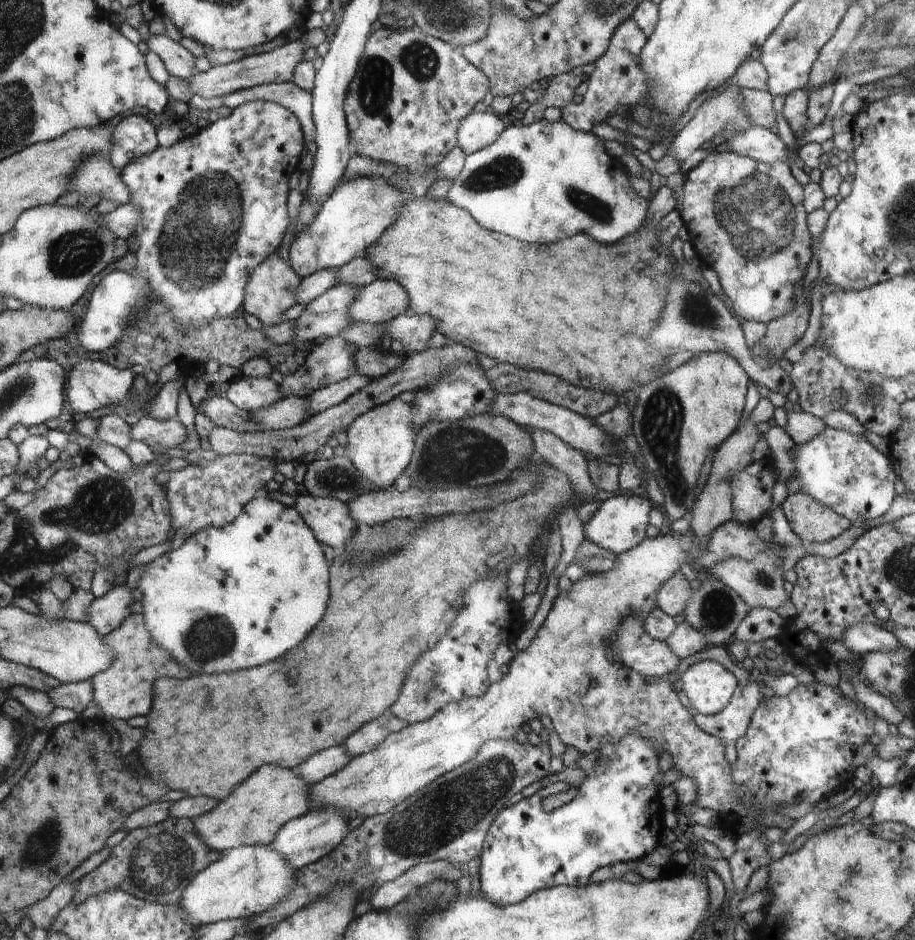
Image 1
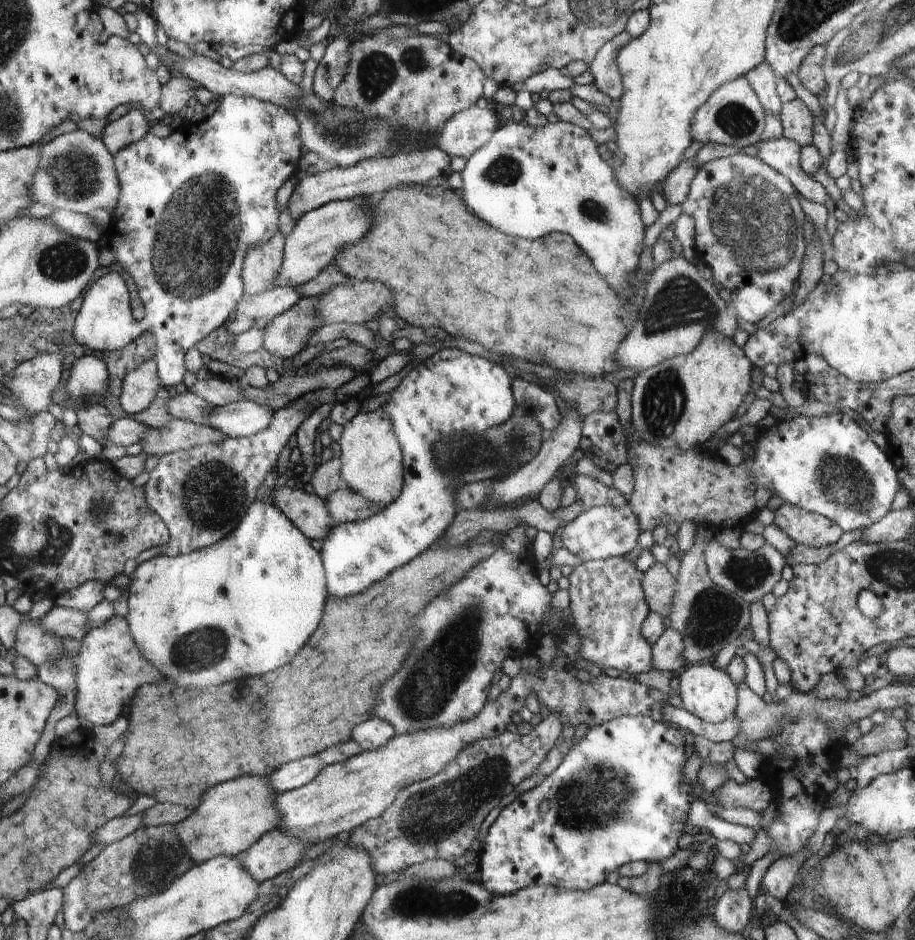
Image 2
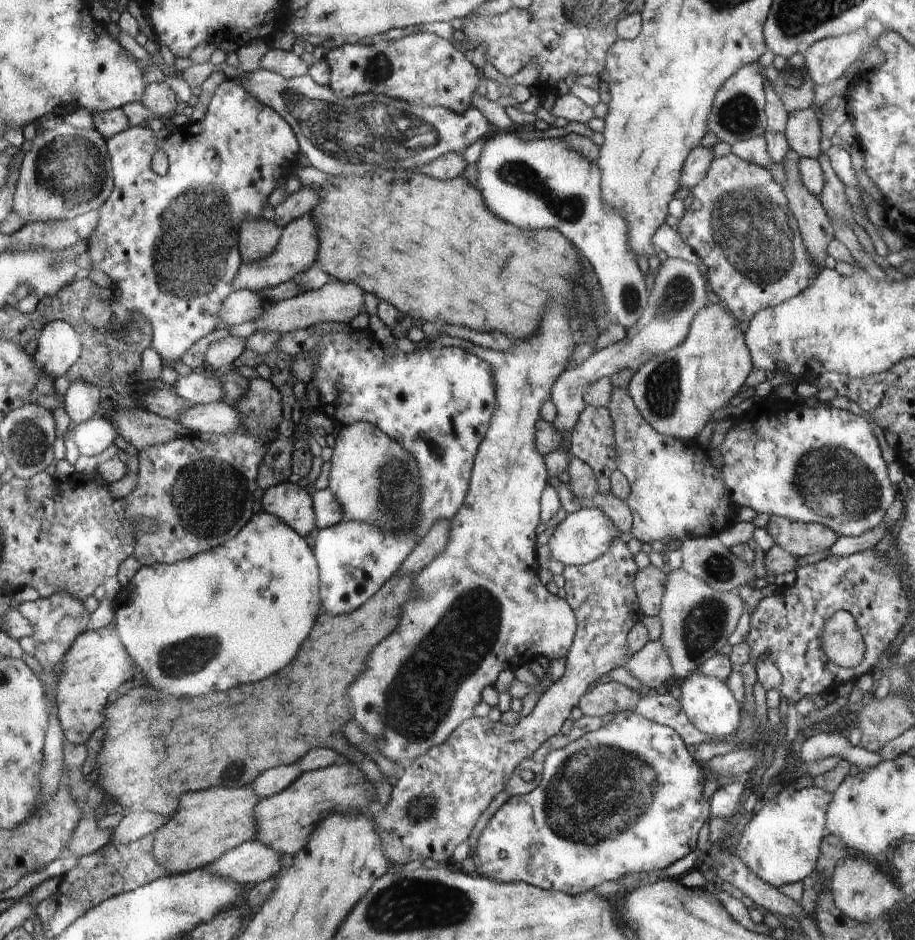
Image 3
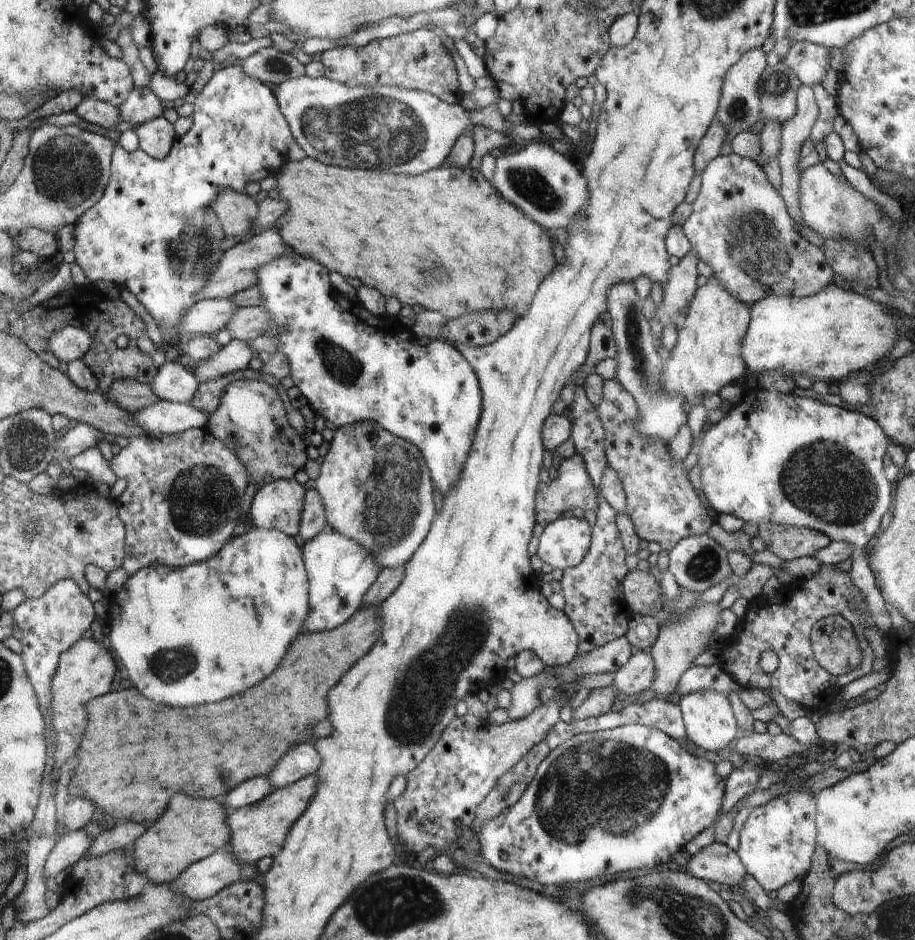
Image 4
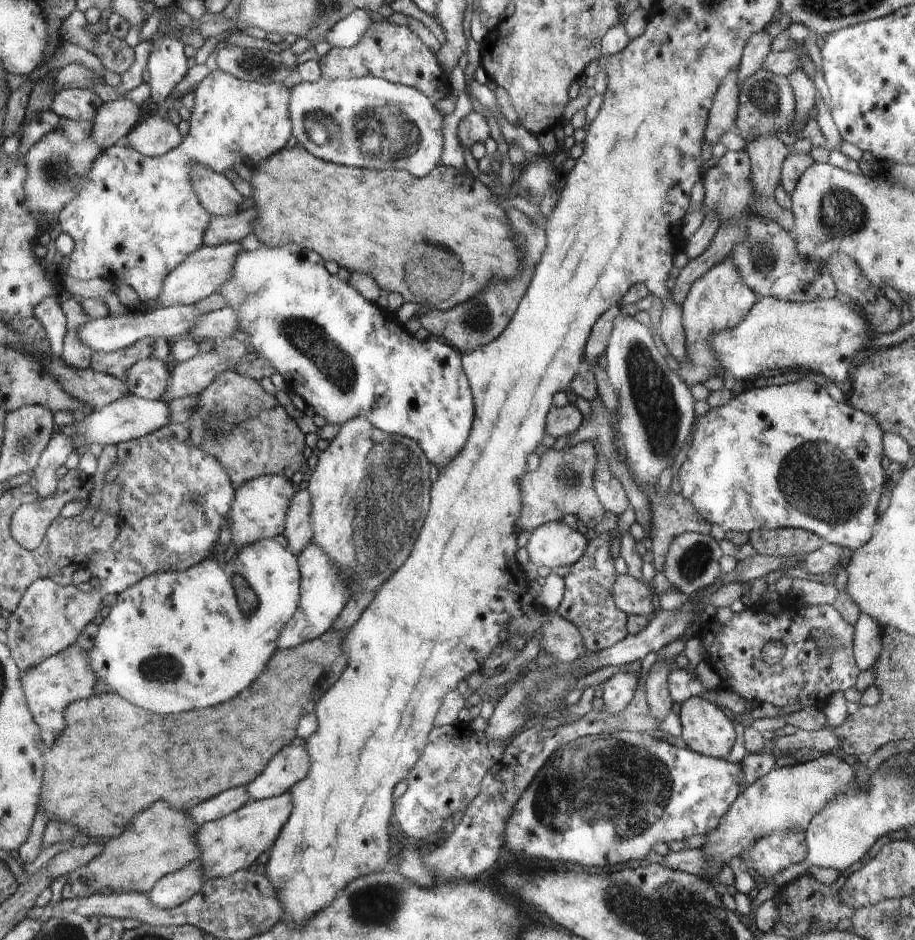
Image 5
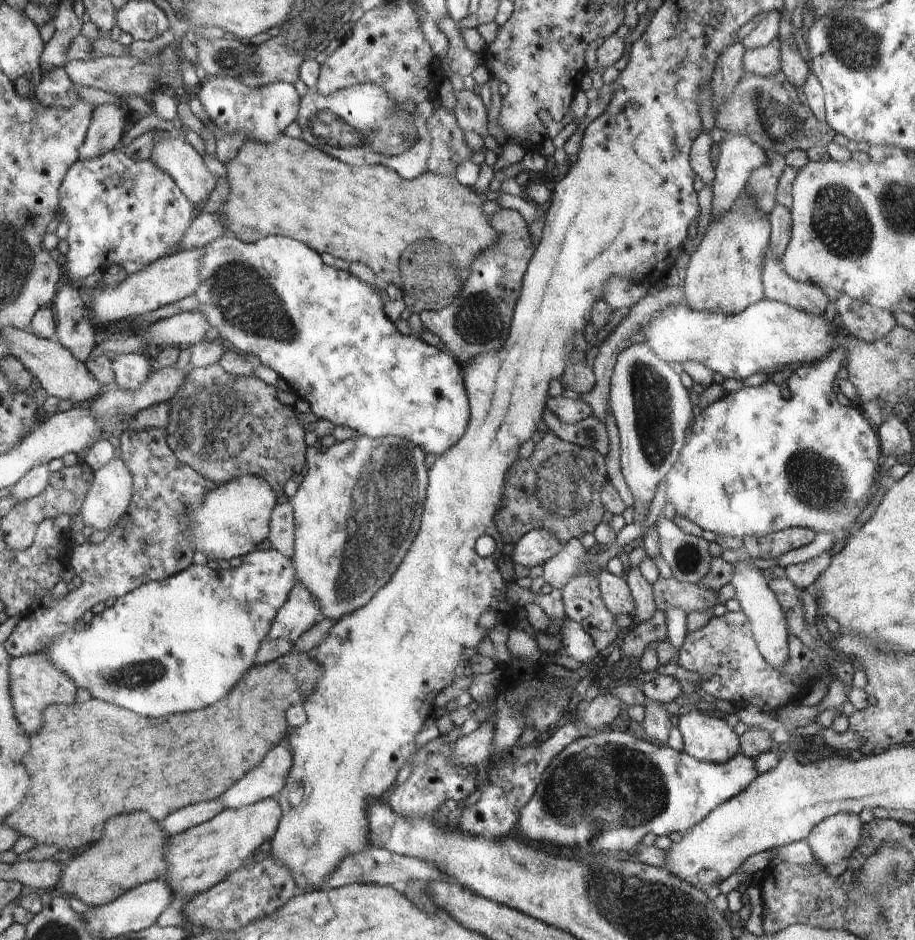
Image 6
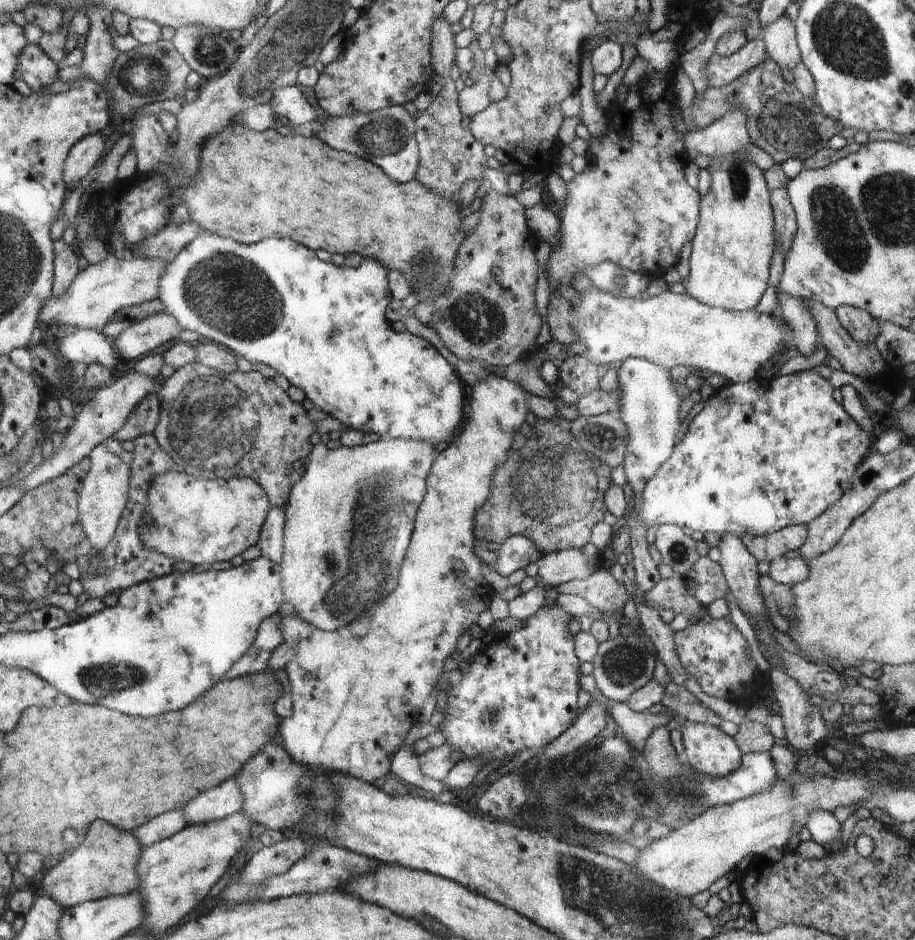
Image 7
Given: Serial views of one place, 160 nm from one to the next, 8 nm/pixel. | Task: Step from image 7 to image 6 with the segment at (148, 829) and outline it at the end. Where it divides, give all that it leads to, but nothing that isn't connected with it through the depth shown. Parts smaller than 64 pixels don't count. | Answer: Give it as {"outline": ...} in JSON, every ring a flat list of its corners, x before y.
{"outline":[[216,799,214,802,202,802,202,804,194,804,190,808,182,808,178,812,172,812,160,824,167,832,167,836,170,837,209,821,224,809,226,808,220,799]]}

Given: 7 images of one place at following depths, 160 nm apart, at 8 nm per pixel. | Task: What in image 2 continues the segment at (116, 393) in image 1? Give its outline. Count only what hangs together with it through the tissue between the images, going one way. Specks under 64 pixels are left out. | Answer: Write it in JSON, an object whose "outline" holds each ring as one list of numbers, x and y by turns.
{"outline":[[81,356,74,363,67,384,67,391,73,400,104,394,109,385,109,372,104,362,96,356]]}

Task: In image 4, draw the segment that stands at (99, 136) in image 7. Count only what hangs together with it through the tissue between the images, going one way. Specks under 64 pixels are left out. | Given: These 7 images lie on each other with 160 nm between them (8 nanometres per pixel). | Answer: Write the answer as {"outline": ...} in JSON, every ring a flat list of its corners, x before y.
{"outline":[[145,86,134,88,129,98,118,108,121,120,136,128,146,121,162,117,162,112,167,106,149,86]]}

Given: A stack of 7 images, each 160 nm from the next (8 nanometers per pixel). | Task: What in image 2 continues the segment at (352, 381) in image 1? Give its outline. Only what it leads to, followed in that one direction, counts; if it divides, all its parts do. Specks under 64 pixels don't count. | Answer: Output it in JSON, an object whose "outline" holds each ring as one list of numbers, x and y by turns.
{"outline":[[304,398,292,401,288,406,277,409,266,430,257,432,249,437,226,437,219,445,202,445,192,450,179,450,173,453,165,453,158,456,158,465,150,474,150,479,144,485,145,499,161,516,169,528,170,540,164,554,169,557,185,555,189,552,206,548,232,534,240,526,242,519,249,512,252,502,256,500,256,492,260,484,264,482,266,474,276,466,276,460,282,452,282,448,288,444,290,436,300,428,300,425,315,409]]}

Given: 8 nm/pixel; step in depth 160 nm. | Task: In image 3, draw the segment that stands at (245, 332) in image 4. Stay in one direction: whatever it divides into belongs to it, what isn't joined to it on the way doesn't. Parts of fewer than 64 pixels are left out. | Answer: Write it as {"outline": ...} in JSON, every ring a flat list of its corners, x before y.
{"outline":[[330,281,316,291,306,291,302,294,282,299,265,313,262,319,254,321,258,331,270,331,286,334,298,329,307,329,322,322,340,322,340,324,355,324,364,320,362,317,364,306,364,292,362,287,350,281]]}

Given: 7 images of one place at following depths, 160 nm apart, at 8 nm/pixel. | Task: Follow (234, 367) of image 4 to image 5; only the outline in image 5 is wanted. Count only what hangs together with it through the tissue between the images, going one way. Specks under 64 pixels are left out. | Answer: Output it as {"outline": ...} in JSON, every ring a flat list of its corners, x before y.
{"outline":[[210,351,207,354,196,354,193,358,178,364,171,364,169,392,162,396,162,402,186,396,197,396,206,390,212,380,225,371,234,371,236,360,224,360]]}

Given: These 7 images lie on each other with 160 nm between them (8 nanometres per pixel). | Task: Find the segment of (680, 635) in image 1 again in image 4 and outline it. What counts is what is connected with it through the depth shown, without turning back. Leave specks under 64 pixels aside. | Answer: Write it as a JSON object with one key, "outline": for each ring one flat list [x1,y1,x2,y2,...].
{"outline":[[635,650,633,655,614,674,614,685,622,698,651,688,656,667,651,652]]}

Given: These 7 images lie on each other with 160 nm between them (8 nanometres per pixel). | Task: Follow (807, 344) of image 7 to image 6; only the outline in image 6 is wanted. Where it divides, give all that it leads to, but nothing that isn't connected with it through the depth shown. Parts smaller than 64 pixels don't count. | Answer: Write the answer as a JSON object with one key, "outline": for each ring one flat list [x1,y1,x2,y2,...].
{"outline":[[768,246,762,266,762,280,765,298,788,303,795,309,801,309,815,315,822,315,829,302,825,289,817,284,796,280,785,271,785,265]]}

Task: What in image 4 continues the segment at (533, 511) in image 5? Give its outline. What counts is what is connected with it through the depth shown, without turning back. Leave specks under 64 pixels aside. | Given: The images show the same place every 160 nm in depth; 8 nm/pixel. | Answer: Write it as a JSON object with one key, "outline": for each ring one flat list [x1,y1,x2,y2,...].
{"outline":[[578,453,564,459,559,463,557,469,558,478,550,484,542,485,537,494,537,519,540,524,552,523,554,519,560,518,564,510,596,510,599,506,598,488,593,484,592,477,588,473,588,466,584,458]]}

